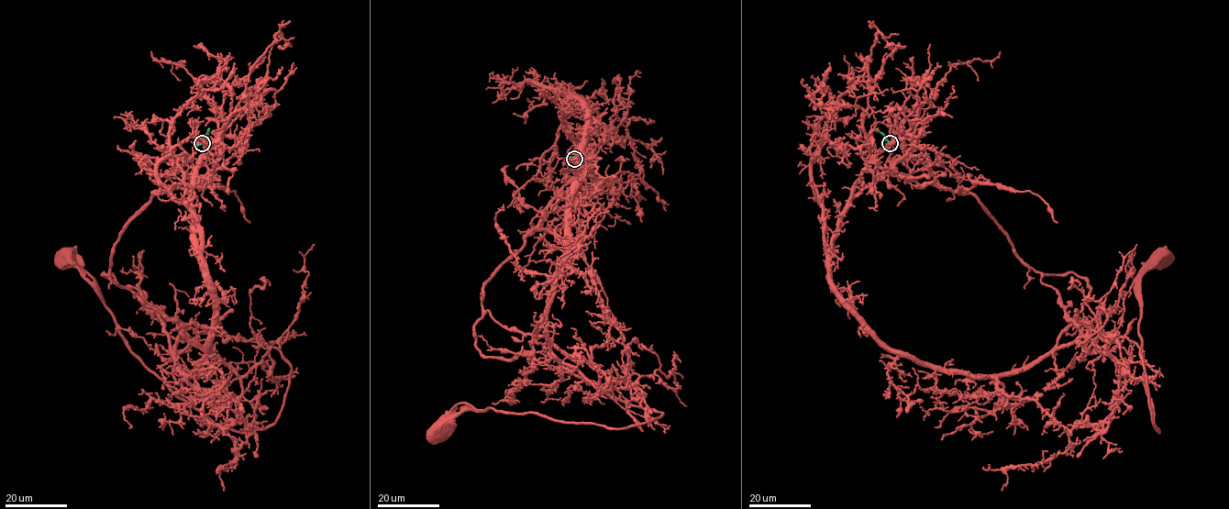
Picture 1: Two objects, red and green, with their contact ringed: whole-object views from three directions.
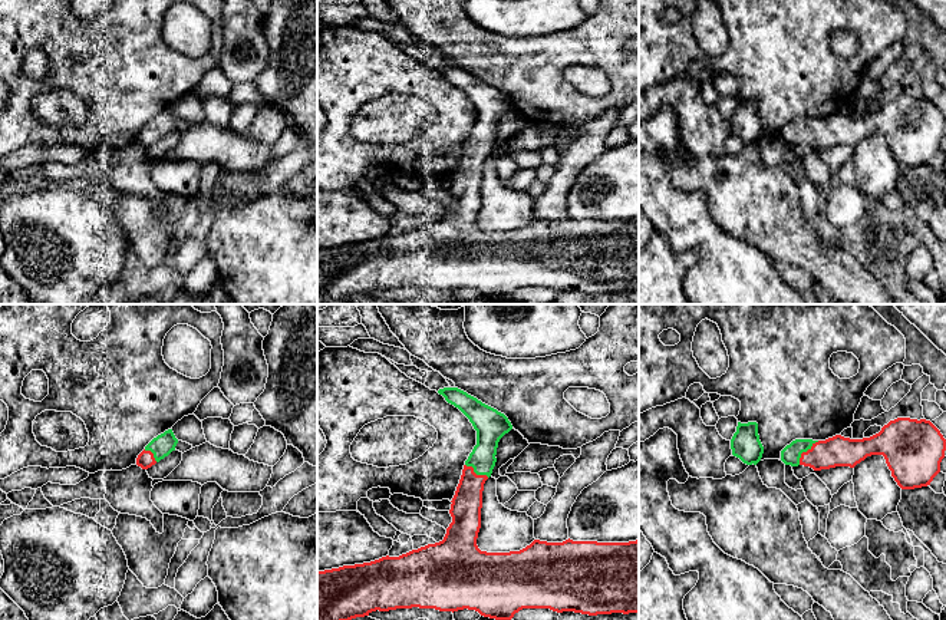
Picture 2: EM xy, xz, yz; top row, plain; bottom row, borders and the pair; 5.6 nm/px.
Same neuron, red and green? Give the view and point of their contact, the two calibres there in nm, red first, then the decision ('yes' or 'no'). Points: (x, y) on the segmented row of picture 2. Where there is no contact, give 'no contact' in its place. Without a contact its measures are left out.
yz (804, 452) | 170/110 nm | yes

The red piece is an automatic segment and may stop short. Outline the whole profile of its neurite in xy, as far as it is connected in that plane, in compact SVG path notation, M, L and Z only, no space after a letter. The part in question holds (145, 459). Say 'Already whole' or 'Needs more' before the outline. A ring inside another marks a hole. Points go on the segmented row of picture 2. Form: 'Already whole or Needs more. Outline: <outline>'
Needs more. Outline: M172 429L165 431L145 446L145 449L136 458L136 465L142 469L151 468L175 451L177 443L178 439L175 438Z

